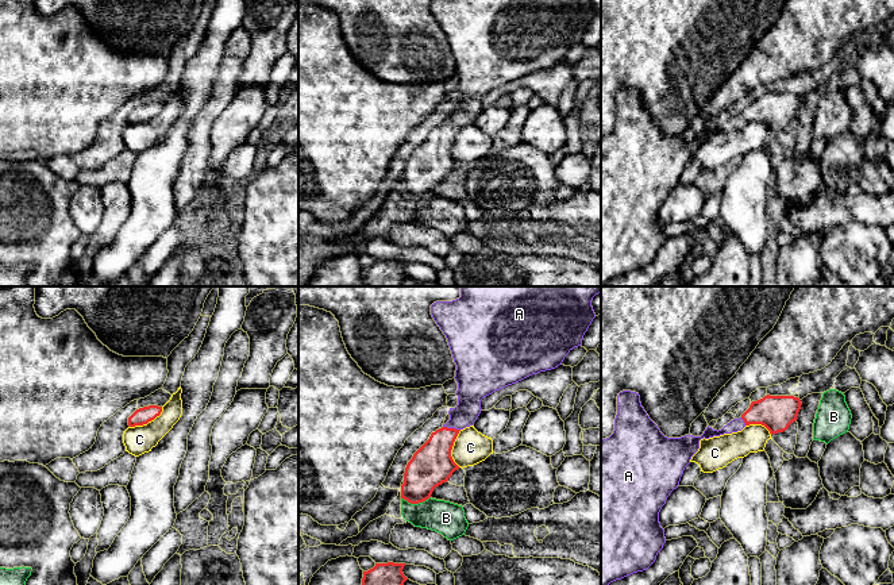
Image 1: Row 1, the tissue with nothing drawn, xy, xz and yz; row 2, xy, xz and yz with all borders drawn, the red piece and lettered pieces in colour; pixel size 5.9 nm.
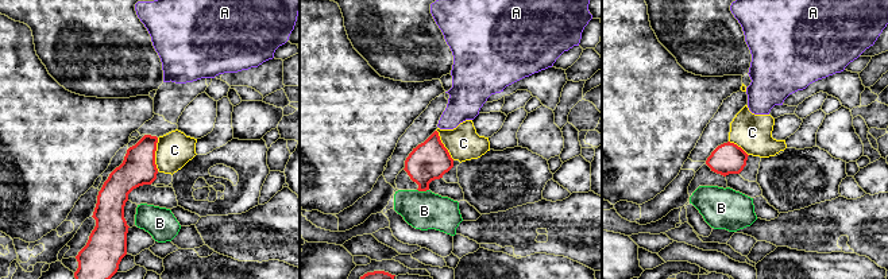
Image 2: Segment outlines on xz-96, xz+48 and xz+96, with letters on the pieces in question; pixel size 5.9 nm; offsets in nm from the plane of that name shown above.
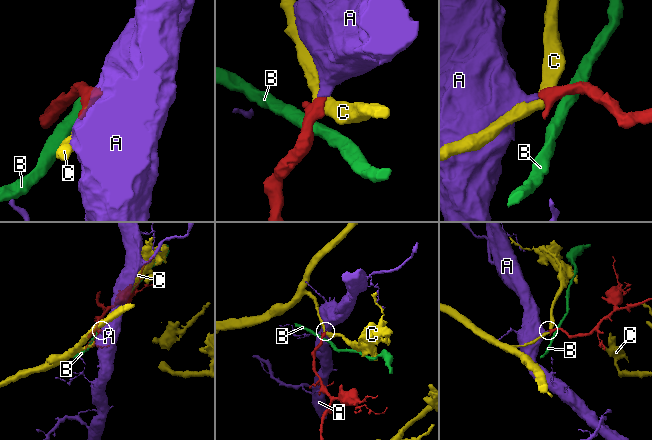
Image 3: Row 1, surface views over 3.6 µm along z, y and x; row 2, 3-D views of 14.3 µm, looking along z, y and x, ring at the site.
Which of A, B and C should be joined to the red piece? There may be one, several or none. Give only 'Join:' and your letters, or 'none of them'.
Join: A

